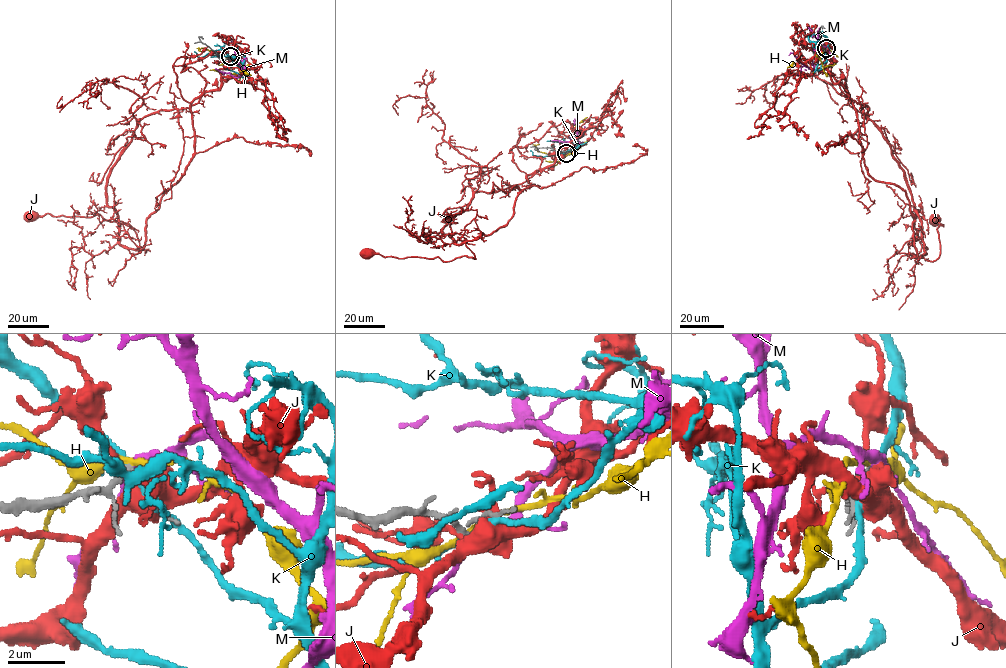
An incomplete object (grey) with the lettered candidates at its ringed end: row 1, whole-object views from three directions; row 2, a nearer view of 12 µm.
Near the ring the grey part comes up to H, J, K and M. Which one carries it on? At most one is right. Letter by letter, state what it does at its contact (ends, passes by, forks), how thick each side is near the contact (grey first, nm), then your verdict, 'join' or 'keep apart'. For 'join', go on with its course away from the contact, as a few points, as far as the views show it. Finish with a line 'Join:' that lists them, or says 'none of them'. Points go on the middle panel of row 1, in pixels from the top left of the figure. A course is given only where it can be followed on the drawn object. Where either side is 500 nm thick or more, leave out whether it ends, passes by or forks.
H: it passes by; 160 nm thick on the grey side, 180 nm on the other; keep apart
J: it passes by; 180 nm thick on the grey side, 280 nm on the other; keep apart
K: it passes by; 160 nm thick on the grey side, 200 nm on the other; keep apart
M: it passes by; 160 nm thick on the grey side, 320 nm on the other; join; it runs (566, 153), (580, 145), (576, 138), (551, 141)
Join: M

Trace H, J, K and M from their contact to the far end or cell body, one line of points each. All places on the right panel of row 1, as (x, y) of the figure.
H: (826, 48), (820, 58), (822, 68), (814, 71), (795, 63), (787, 67)
J: (826, 48), (868, 173), (904, 191), (916, 253), (934, 261), (935, 219)
K: (826, 48), (825, 55), (818, 60), (813, 49)
M: (826, 48), (821, 46), (819, 49), (810, 68), (813, 70), (813, 61)

